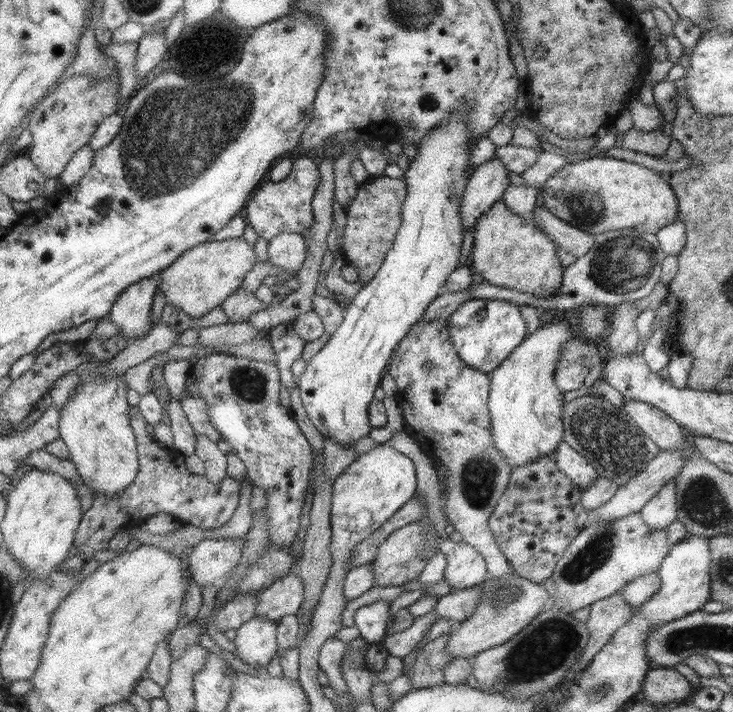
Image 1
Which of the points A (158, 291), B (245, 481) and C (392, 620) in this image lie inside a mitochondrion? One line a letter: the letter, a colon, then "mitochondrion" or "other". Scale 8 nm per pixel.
A: other
B: other
C: other

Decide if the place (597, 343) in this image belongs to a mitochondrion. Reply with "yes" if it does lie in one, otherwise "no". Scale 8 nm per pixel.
no

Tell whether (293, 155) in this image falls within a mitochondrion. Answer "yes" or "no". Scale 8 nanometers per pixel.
no

